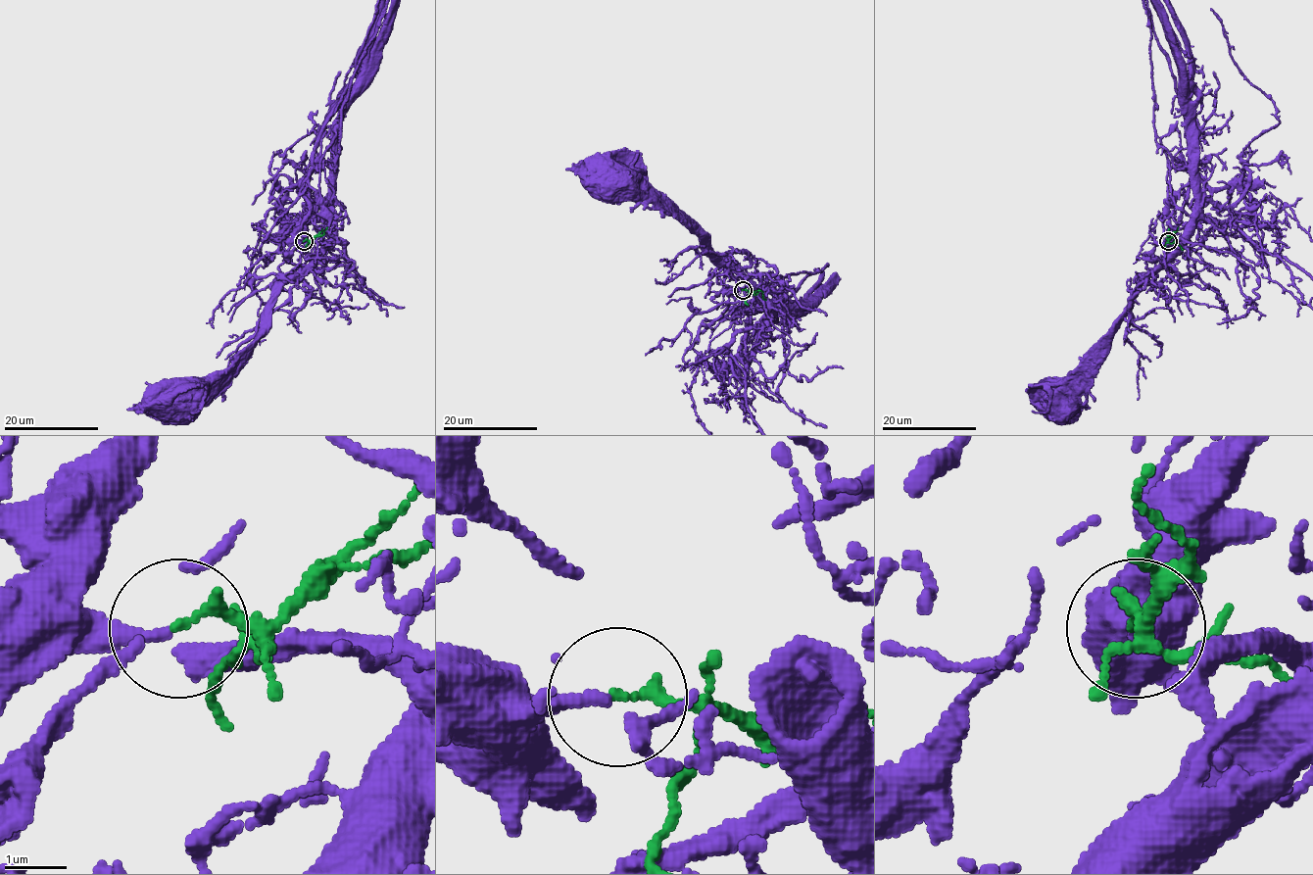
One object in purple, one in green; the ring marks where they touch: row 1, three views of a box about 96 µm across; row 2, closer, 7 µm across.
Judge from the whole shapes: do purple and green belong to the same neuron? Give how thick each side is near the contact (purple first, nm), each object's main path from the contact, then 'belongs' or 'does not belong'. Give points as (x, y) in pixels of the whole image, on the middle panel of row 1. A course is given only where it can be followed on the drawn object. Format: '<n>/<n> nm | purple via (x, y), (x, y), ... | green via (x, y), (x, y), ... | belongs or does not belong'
220/190 nm | purple via (742, 290), (730, 290), (717, 283), (718, 262), (722, 259), (666, 199), (620, 182), (613, 176) | green via (742, 290), (759, 290), (765, 300) | does not belong

